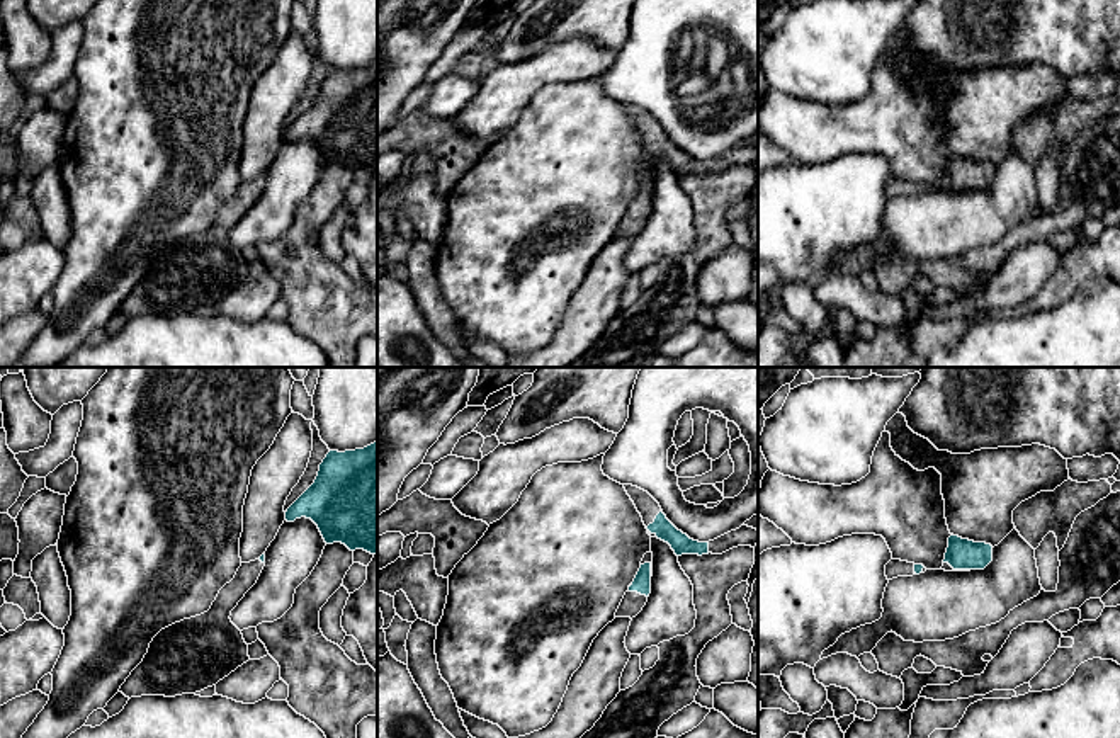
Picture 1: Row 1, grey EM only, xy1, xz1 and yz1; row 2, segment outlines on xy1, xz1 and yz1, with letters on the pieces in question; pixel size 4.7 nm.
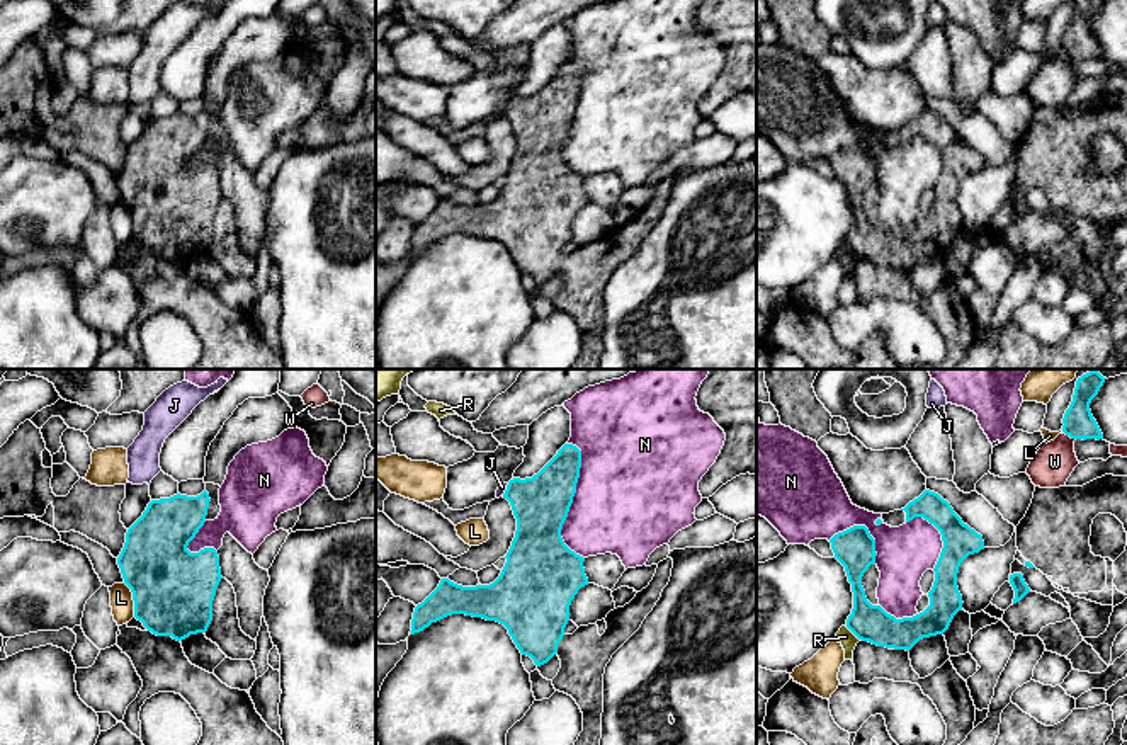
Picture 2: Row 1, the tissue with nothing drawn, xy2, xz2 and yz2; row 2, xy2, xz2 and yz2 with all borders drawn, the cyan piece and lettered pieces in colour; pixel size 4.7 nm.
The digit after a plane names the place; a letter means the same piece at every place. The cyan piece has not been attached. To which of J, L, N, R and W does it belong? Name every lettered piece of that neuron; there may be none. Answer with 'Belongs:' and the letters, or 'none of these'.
Belongs: none of these

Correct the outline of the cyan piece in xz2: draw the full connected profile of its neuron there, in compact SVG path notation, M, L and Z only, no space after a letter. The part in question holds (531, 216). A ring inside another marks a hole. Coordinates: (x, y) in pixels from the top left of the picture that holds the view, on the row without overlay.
M564 63L558 73L532 97L510 99L503 117L507 117L512 124L513 134L517 138L517 150L505 175L507 182L500 196L490 204L476 206L462 206L450 201L449 197L442 197L439 206L415 226L410 252L420 252L432 242L437 242L452 233L483 236L486 240L496 240L503 243L520 272L530 276L537 286L547 282L558 272L558 264L564 255L564 247L569 240L571 219L581 206L588 204L583 187L585 177L571 170L561 156L563 143L576 112L580 87L581 70L573 63Z

